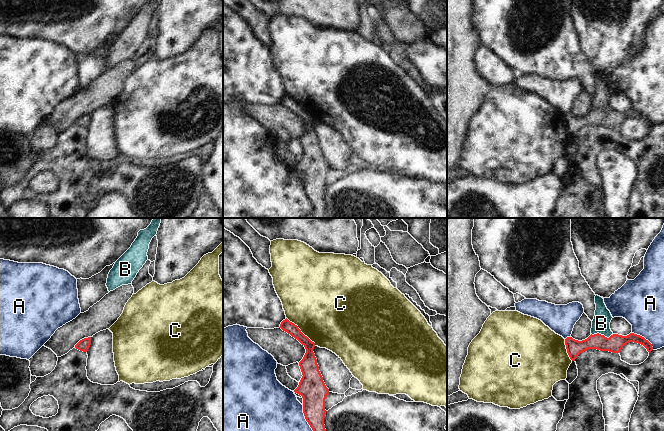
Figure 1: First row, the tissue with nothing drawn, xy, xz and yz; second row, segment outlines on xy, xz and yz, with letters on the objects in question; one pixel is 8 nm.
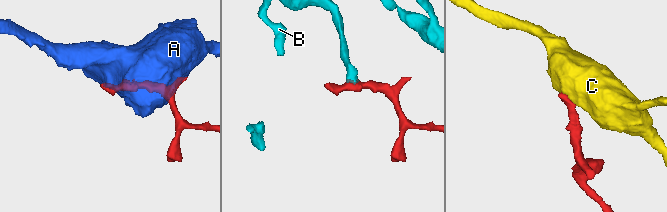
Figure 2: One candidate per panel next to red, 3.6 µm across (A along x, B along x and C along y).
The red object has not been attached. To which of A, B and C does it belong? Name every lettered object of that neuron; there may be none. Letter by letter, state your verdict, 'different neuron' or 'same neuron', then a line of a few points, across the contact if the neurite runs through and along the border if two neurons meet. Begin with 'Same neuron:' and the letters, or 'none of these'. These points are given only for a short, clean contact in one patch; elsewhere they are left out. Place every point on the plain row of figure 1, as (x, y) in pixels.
Same neuron: B
A: different neuron
B: same neuron | yz (614, 120), (602, 111), (601, 99)
C: different neuron | xz (286, 93), (315, 121)

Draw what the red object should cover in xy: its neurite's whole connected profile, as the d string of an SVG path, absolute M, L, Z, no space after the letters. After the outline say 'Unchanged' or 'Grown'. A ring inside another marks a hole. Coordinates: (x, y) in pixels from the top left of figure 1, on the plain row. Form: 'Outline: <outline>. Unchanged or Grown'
Outline: M88 113L88 114L84 114L84 115L80 116L75 121L75 124L80 126L80 127L87 128L90 121L91 121L91 113Z. Unchanged

